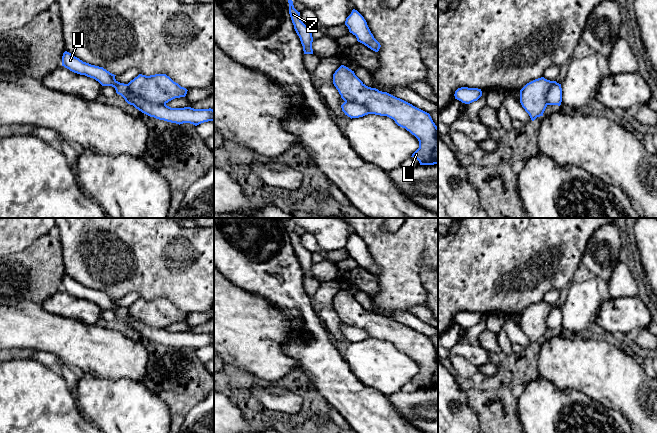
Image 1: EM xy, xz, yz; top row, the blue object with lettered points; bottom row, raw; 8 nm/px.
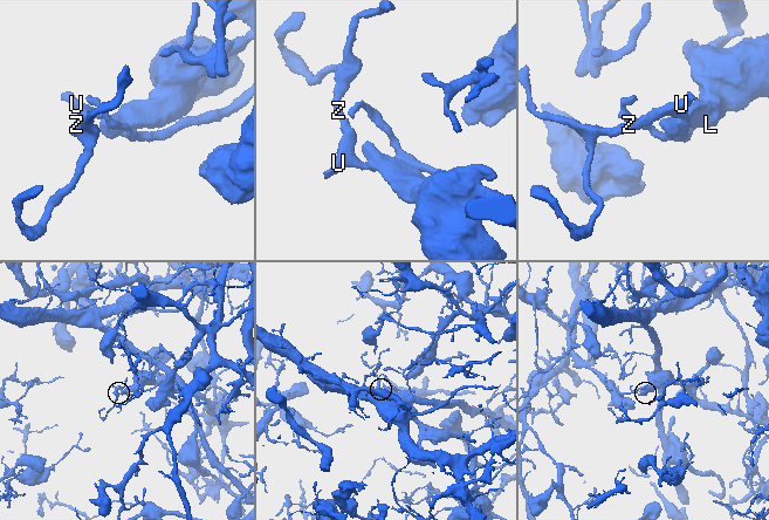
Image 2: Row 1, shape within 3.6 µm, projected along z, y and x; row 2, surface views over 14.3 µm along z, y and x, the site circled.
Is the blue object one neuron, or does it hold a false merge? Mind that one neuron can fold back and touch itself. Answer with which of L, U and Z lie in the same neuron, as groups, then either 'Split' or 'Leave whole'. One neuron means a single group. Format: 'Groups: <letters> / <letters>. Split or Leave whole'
Groups: L / U Z. Split

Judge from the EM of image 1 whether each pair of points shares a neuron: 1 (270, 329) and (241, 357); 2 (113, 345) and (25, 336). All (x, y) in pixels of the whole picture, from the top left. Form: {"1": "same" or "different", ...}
{"1": "same", "2": "same"}

